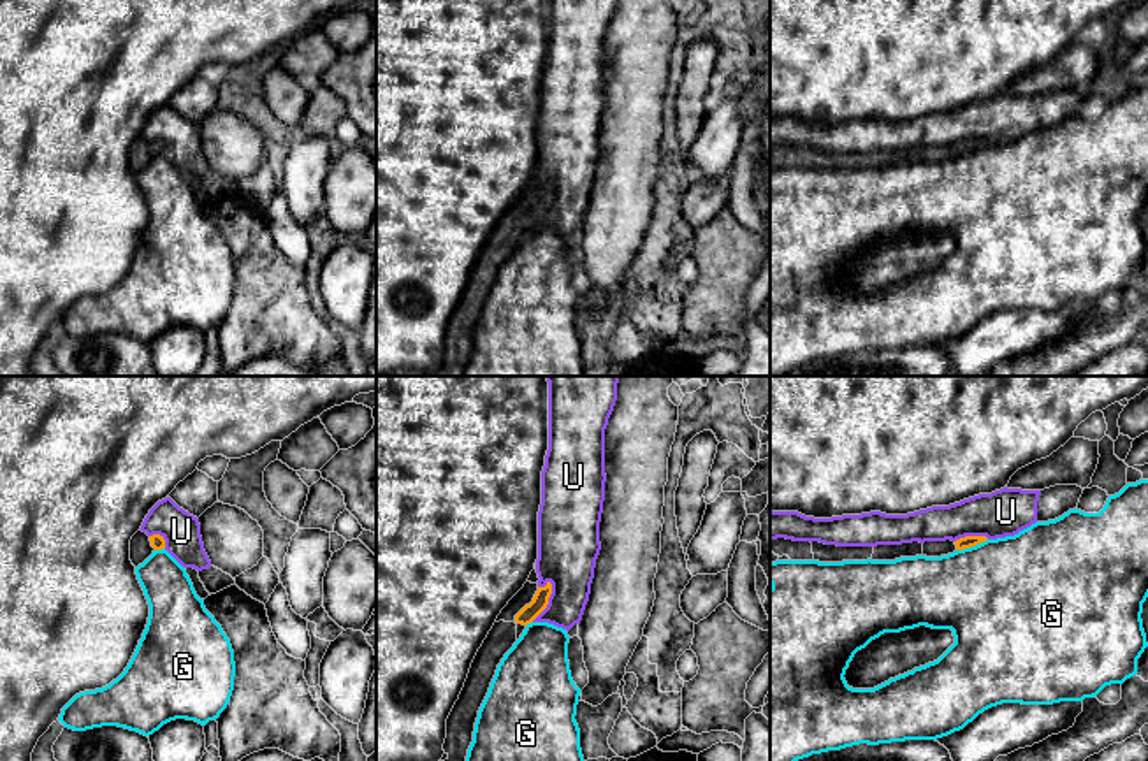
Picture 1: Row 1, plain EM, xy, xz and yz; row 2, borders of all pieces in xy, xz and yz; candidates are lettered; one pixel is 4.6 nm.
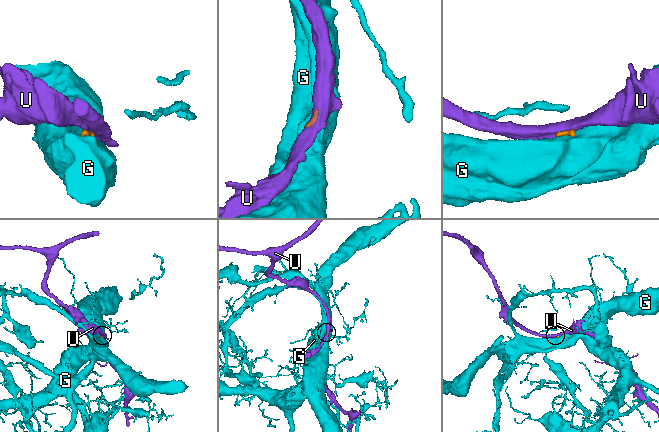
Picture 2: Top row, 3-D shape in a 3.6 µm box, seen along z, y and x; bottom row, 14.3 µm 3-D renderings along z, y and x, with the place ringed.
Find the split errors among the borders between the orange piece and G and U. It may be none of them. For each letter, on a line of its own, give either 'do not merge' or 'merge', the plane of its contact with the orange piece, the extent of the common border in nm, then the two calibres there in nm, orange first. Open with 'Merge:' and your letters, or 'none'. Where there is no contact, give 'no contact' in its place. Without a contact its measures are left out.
Merge: none
G: do not merge; meets orange in yz; contact 160 nm long; 60 nm thick on the orange side, 480 nm on the other
U: do not merge; meets orange in xz; contact 200 nm long; 80 nm thick on the orange side, 280 nm on the other

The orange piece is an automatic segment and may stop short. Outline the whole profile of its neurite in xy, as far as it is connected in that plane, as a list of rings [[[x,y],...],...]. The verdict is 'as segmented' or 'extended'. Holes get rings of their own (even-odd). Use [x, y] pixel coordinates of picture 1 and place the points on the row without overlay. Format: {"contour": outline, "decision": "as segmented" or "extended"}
{"contour": [[[137,137],[130,146],[130,167],[137,174],[142,170],[155,156],[165,155],[165,146],[160,141],[148,142]]], "decision": "extended"}

